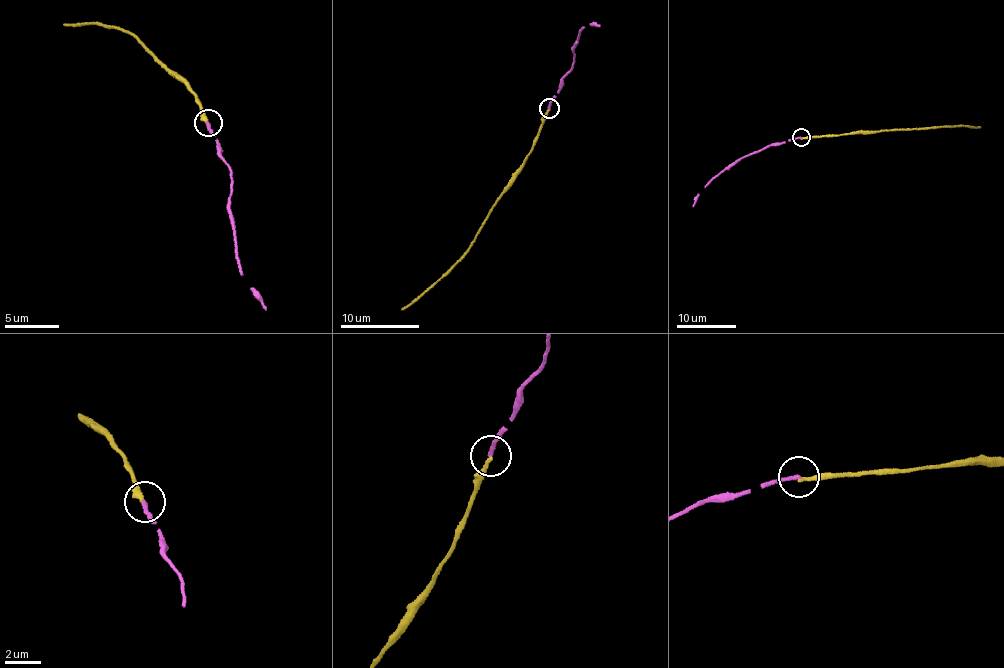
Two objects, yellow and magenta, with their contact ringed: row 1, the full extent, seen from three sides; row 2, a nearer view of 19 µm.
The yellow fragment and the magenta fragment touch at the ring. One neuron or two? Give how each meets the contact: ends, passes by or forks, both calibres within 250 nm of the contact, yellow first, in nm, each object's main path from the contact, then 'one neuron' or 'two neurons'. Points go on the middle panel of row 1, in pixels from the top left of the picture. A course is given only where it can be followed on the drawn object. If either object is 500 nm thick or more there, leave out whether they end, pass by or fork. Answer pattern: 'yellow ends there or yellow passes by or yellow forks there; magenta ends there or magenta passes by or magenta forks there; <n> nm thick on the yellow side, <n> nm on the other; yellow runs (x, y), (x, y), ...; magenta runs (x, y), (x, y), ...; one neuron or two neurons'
yellow ends there; magenta ends there; 200 nm thick on the yellow side, 220 nm on the other; yellow runs (548, 109), (521, 172), (493, 207), (468, 250), (402, 310); magenta runs (548, 108), (561, 78), (568, 71), (578, 30), (599, 26); two neurons

